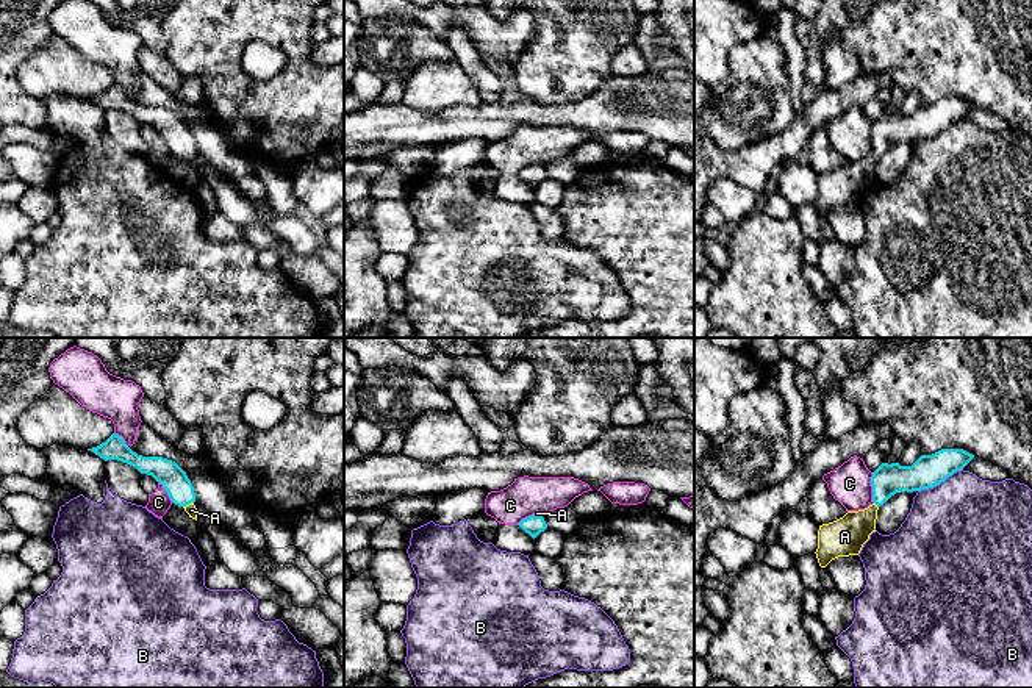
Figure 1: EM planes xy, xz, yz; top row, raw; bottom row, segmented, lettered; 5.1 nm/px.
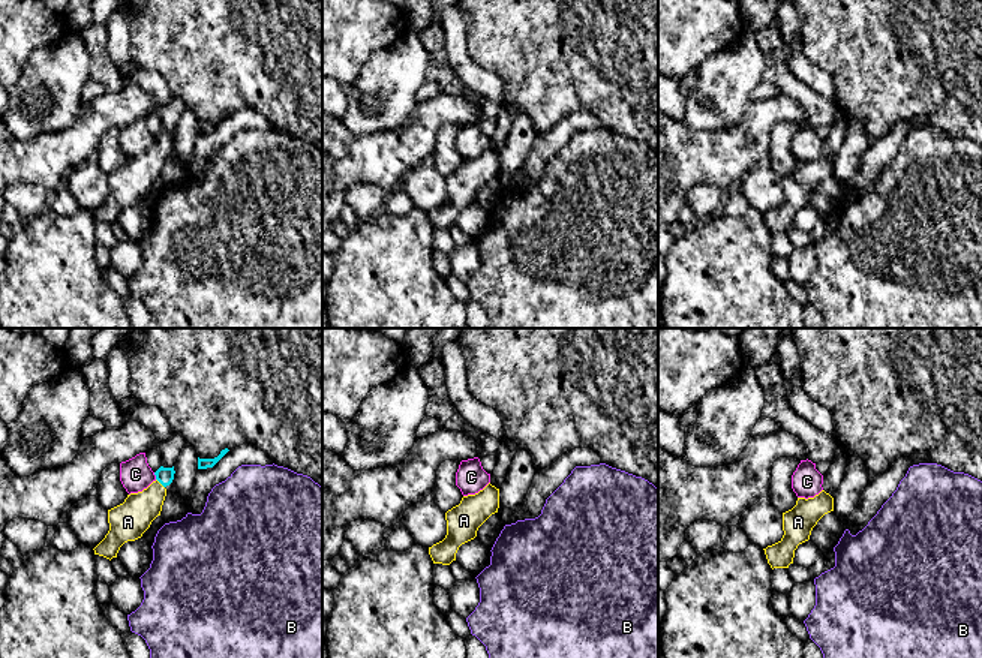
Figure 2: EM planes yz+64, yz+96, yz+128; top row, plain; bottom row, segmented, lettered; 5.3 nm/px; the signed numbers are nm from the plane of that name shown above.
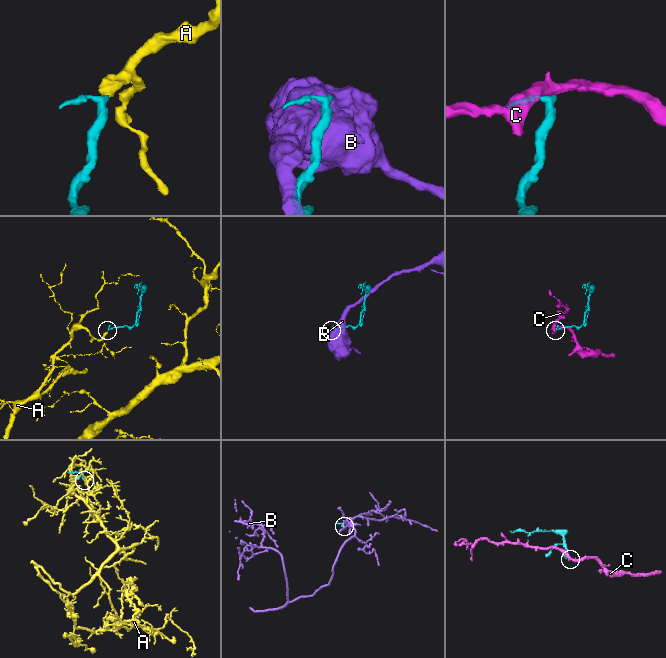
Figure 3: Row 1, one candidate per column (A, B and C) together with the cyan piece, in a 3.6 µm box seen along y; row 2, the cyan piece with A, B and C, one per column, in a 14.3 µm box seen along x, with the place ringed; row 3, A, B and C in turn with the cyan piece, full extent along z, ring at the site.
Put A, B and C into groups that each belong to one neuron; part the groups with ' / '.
A / B / C

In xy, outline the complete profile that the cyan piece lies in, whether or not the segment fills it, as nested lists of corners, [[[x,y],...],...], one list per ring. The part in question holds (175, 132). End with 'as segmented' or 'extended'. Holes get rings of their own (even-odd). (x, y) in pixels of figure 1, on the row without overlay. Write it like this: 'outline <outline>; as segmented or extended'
outline [[[113,83],[105,92],[88,99],[103,108],[117,109],[136,117],[141,124],[152,125],[163,134],[172,153],[183,156],[189,167],[197,170],[195,142],[186,122],[172,109],[163,106],[142,106],[133,102],[122,86]]]; extended

